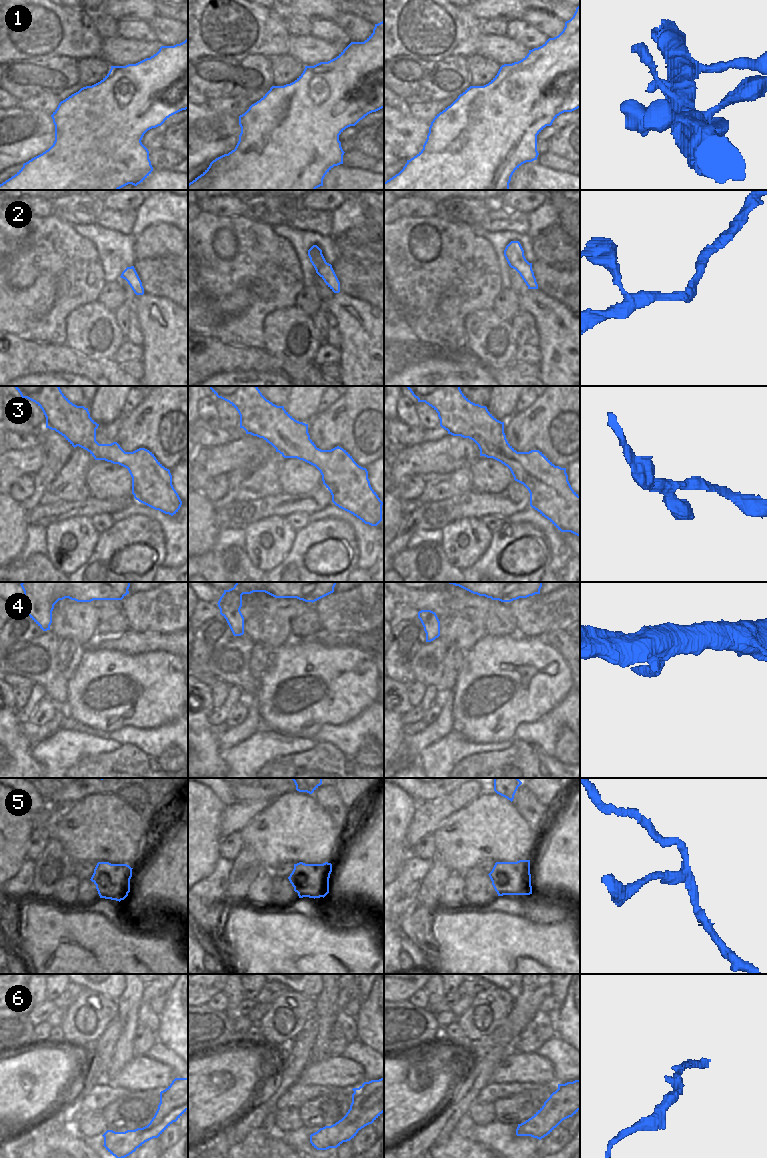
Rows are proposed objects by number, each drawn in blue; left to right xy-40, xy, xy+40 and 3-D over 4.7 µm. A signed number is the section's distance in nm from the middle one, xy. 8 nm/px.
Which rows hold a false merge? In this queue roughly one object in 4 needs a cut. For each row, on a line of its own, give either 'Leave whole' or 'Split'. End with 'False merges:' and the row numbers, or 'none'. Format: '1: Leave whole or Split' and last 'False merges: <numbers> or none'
1: Leave whole
2: Leave whole
3: Leave whole
4: Leave whole
5: Split
6: Leave whole
False merges: 5

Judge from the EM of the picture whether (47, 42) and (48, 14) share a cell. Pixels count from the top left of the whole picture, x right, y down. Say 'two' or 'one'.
one

